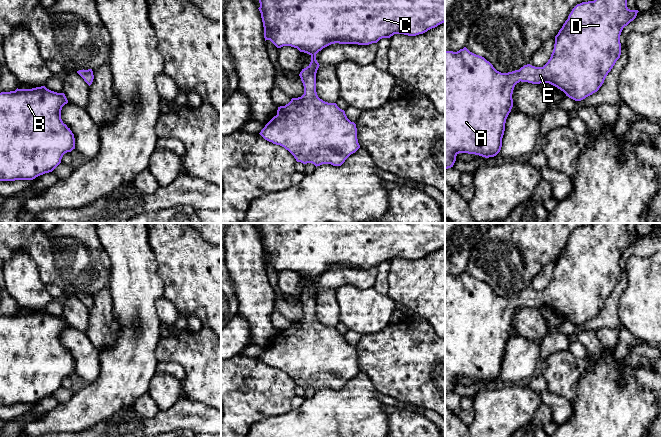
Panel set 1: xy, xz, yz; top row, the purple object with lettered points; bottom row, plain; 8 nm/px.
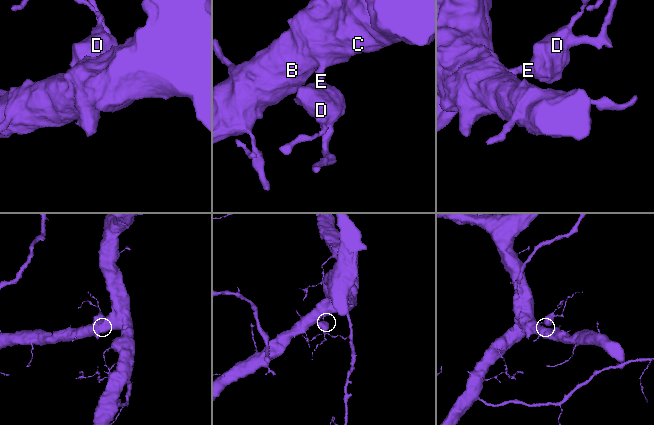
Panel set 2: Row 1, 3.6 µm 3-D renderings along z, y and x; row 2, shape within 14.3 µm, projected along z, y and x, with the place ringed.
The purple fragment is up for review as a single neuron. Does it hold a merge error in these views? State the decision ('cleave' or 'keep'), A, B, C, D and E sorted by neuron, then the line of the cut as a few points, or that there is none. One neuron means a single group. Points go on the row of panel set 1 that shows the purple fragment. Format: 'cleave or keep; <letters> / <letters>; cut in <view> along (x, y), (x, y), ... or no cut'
keep; A B C D E; no cut

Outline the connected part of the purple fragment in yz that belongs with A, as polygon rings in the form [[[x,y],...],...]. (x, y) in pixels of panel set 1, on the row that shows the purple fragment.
[[[627,0],[577,4],[555,36],[553,52],[543,67],[527,64],[519,70],[501,73],[466,47],[457,52],[445,51],[445,170],[453,167],[459,153],[489,158],[500,152],[506,119],[513,107],[513,90],[520,81],[549,83],[575,101],[597,92],[620,58],[623,28],[638,12],[627,7]]]

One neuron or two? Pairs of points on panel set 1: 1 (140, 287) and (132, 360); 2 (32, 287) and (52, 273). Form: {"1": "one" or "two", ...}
{"1": "one", "2": "two"}

